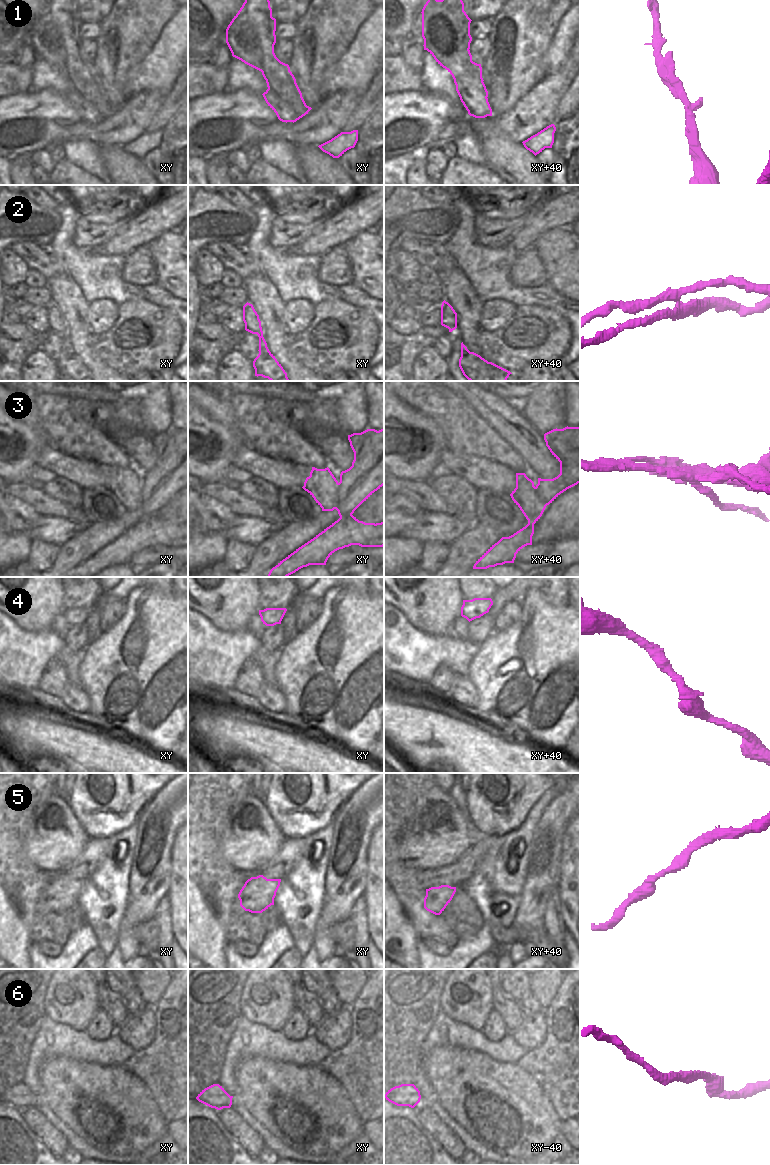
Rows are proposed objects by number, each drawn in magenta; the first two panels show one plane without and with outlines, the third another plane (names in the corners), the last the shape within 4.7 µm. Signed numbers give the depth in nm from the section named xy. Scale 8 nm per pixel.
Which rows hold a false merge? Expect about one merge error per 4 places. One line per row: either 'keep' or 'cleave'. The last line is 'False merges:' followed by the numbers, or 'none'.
1: cleave
2: cleave
3: cleave
4: keep
5: keep
6: keep
False merges: 1, 2, 3

